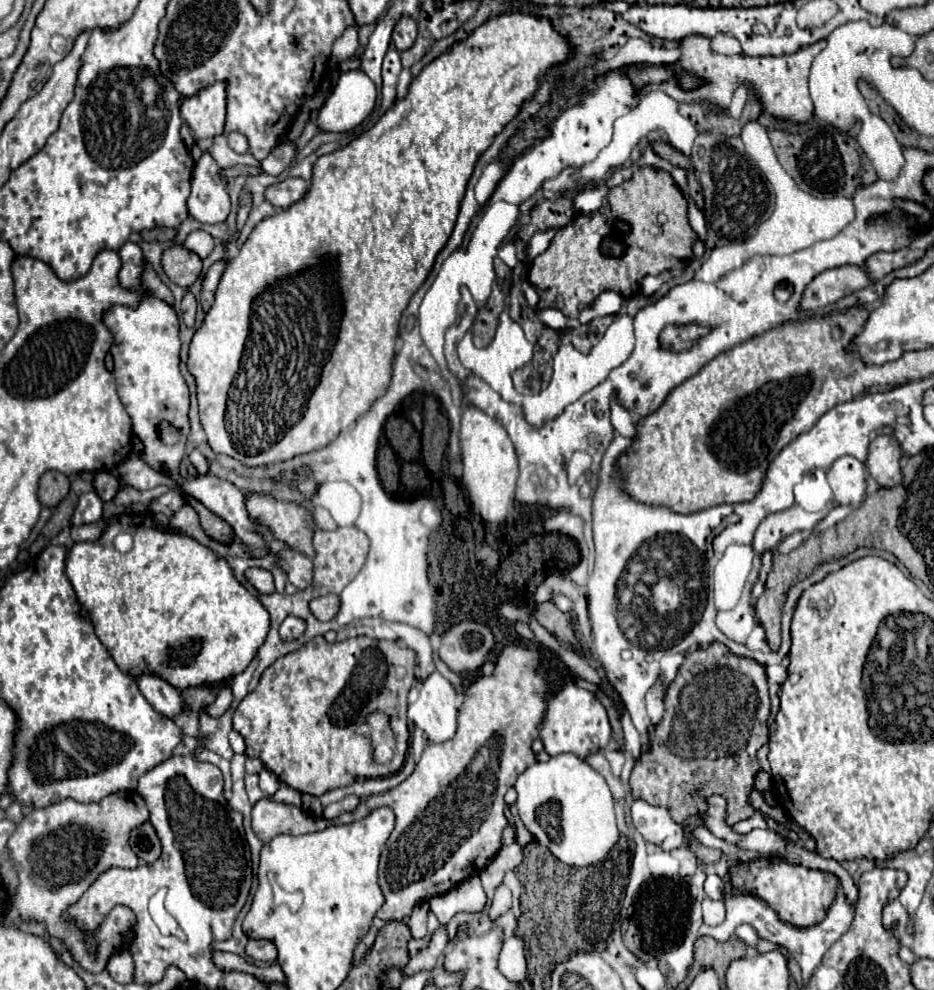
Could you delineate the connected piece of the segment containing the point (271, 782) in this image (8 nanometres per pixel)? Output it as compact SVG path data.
M263 768L263 770L259 772L259 788L263 790L265 796L273 796L273 794L277 792L277 788L279 788L277 776L275 776L273 772L269 772L267 768Z

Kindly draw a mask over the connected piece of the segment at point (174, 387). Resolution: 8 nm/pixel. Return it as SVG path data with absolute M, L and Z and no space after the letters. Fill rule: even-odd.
M143 292L135 308L115 304L105 312L105 326L113 334L111 356L115 362L113 376L117 382L117 394L131 416L133 432L143 442L143 460L161 472L165 466L173 478L177 478L177 466L185 452L189 438L189 388L179 374L179 316L165 300ZM167 422L179 430L179 442L165 444L159 436L159 426Z

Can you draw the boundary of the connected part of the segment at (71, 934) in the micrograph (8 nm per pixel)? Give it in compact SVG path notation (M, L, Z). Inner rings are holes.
M135 790L109 794L103 800L91 804L81 804L73 798L65 798L47 808L29 812L17 826L15 834L9 838L9 852L13 860L17 860L21 882L13 902L17 904L21 916L27 920L43 920L47 924L49 936L61 938L69 946L75 960L89 972L101 972L109 956L125 946L135 924L135 914L125 906L115 906L105 916L105 924L97 926L97 946L91 948L85 946L85 936L79 926L63 920L63 912L79 902L89 884L93 884L93 880L105 872L105 868L117 864L119 868L137 866L137 856L133 856L133 850L127 842L129 828L137 828L137 824L143 824L147 818L149 810L145 806L145 800ZM113 808L119 808L119 834L117 828L113 828L113 824L105 818L105 812L113 812Z

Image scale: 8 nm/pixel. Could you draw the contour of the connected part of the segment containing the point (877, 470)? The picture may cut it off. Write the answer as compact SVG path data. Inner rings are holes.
M879 434L869 444L869 456L865 460L865 466L869 474L879 482L879 486L893 486L901 482L901 446L893 434Z

